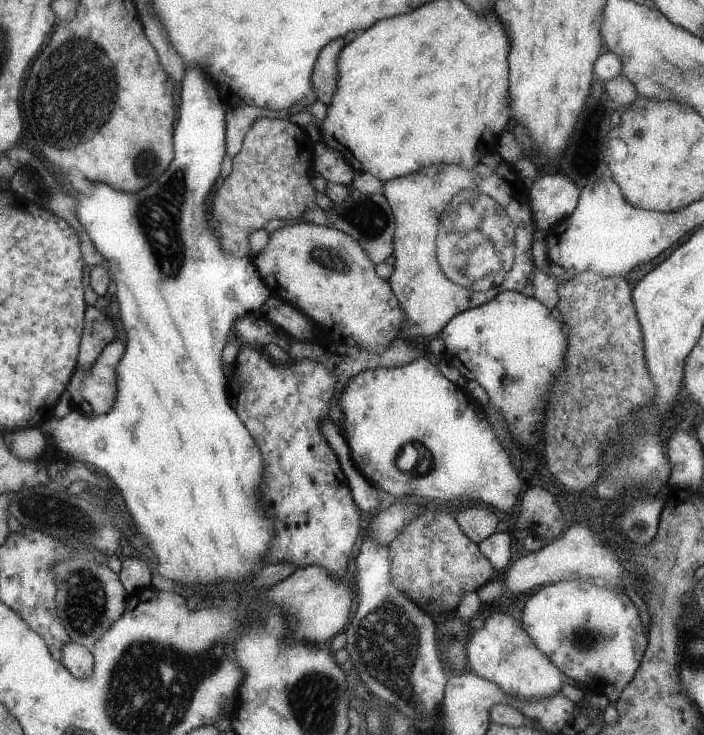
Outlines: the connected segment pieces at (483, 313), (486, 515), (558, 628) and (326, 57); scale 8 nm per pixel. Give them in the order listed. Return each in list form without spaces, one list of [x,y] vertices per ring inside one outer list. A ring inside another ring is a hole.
[[[504,291],[486,304],[463,310],[447,322],[438,335],[444,343],[444,359],[461,374],[463,381],[474,380],[487,394],[489,402],[506,420],[514,442],[542,442],[540,431],[549,406],[549,398],[557,378],[565,372],[565,338],[559,324],[549,316],[549,312],[537,300],[525,298],[522,293]],[[535,434],[539,434],[537,439]]]
[[[484,506],[480,508],[467,508],[461,510],[455,519],[458,520],[459,527],[462,528],[462,534],[466,536],[470,542],[479,545],[485,538],[494,534],[498,518],[491,509],[486,510]]]
[[[581,580],[547,584],[525,602],[519,618],[534,646],[570,683],[578,683],[587,693],[605,695],[608,701],[618,701],[642,662],[643,620],[621,589],[597,587]]]
[[[339,36],[339,38],[330,40],[322,48],[314,64],[313,73],[311,74],[311,87],[316,100],[323,102],[326,106],[329,106],[329,102],[334,96],[335,88],[337,88],[337,57],[347,39],[348,36]]]

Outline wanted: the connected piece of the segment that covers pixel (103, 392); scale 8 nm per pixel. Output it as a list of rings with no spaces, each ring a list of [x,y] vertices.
[[[115,340],[99,354],[91,369],[77,367],[65,392],[78,415],[101,415],[113,405],[117,394],[115,366],[121,360],[121,352],[123,344]]]

